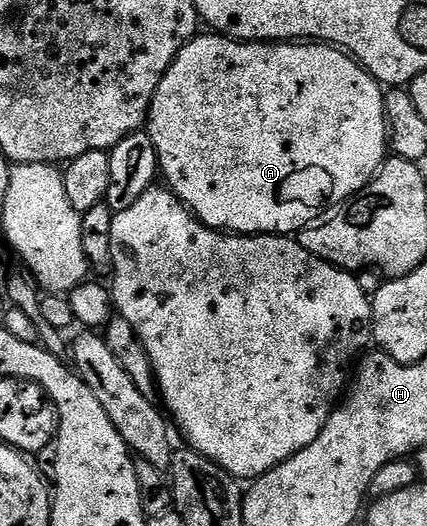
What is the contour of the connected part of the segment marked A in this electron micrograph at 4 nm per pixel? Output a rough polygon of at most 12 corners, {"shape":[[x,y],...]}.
{"shape":[[330,44],[181,48],[145,133],[209,228],[298,235],[389,157]]}

